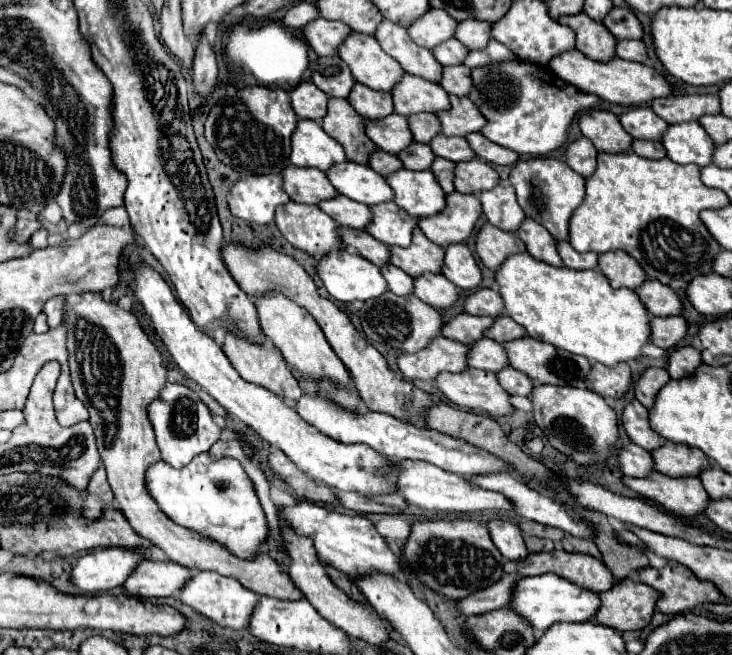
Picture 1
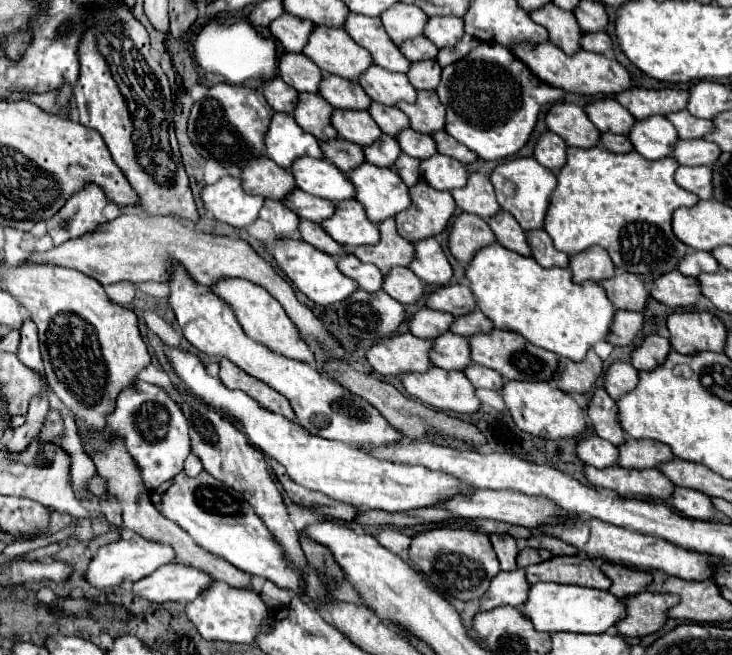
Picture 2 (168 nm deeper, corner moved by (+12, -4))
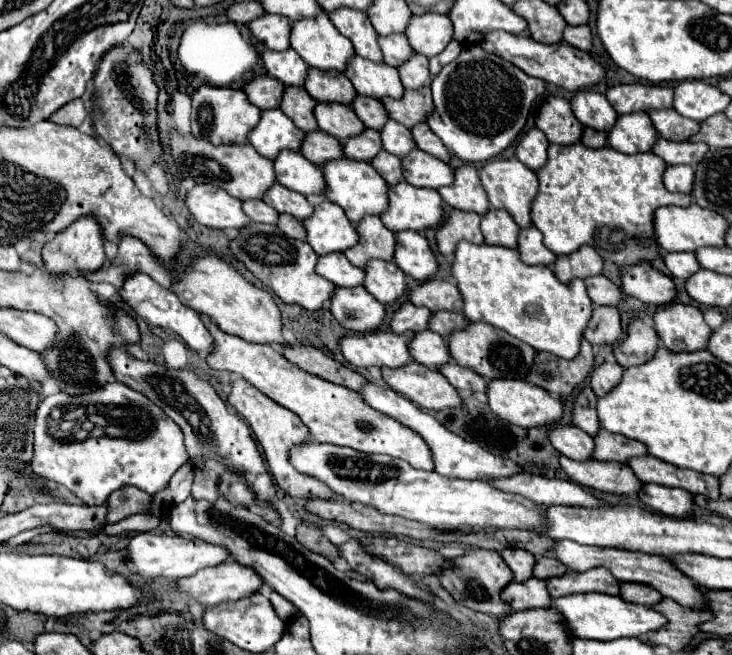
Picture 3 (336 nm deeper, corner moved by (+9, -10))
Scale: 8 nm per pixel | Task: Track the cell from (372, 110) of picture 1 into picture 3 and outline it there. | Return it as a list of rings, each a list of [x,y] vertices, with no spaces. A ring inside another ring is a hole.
[[[309,68],[303,88],[317,102],[351,104],[355,98],[355,88],[343,72],[323,72],[319,68]]]

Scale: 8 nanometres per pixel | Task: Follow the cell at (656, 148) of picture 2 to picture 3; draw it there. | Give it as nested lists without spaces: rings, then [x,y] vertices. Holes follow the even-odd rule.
[[[631,112],[627,116],[619,114],[613,128],[607,132],[609,146],[623,154],[651,152],[657,138],[657,130],[651,126],[649,116],[643,112]]]

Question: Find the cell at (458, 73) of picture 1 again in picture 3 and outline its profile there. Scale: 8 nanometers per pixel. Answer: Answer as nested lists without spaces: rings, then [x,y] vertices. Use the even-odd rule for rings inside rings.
[[[421,54],[411,56],[411,60],[407,60],[407,64],[401,64],[399,70],[399,78],[403,82],[405,88],[421,88],[431,84],[431,74],[427,68],[427,58]]]

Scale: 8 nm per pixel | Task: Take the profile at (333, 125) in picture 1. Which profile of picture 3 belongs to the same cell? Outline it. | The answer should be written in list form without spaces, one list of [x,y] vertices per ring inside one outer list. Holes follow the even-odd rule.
[[[285,86],[283,90],[283,100],[281,100],[281,110],[295,122],[297,128],[301,128],[303,132],[315,132],[317,122],[313,118],[313,108],[315,108],[315,100],[305,92],[305,88],[291,88]]]

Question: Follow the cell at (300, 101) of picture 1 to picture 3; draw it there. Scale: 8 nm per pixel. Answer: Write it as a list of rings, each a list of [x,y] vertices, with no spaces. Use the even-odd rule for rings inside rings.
[[[253,76],[245,86],[243,92],[247,94],[249,102],[261,110],[279,108],[283,96],[283,84],[273,76]]]

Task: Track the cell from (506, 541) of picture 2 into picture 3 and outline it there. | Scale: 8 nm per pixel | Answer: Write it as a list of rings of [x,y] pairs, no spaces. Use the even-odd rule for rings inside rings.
[[[505,548],[501,552],[503,560],[507,562],[507,566],[513,570],[515,574],[515,582],[525,582],[533,576],[533,566],[535,566],[535,556],[527,550],[519,550],[519,548]]]

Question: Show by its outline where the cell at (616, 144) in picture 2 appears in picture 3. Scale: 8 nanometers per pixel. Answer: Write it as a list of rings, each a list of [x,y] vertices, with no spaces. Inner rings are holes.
[[[585,128],[581,142],[585,146],[591,146],[591,148],[603,148],[603,146],[607,146],[607,134],[605,132],[595,132],[591,128]]]

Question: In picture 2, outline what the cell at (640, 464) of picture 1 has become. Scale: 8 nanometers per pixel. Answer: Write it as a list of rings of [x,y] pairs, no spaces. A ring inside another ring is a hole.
[[[586,436],[578,442],[578,456],[594,468],[612,468],[618,466],[616,458],[620,456],[620,452],[614,444],[604,442],[598,436],[590,436],[590,438]]]

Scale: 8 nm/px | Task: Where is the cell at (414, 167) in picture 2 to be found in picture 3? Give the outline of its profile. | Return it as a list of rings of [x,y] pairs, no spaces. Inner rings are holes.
[[[383,150],[383,152],[379,152],[379,156],[375,156],[371,160],[371,166],[383,176],[383,180],[387,180],[387,184],[397,184],[403,180],[399,156],[393,156],[393,154]]]

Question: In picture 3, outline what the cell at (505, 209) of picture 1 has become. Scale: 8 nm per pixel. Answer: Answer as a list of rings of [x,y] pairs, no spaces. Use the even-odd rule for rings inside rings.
[[[459,166],[453,170],[453,176],[455,180],[451,186],[439,188],[441,198],[457,210],[485,214],[489,208],[489,200],[479,182],[477,170],[473,166]]]

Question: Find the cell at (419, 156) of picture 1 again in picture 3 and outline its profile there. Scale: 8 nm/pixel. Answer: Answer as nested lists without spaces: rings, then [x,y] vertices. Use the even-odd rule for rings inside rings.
[[[367,128],[359,136],[351,136],[347,140],[341,140],[341,146],[343,146],[343,154],[347,158],[369,162],[371,156],[375,156],[381,150],[381,138],[379,138],[377,130]]]

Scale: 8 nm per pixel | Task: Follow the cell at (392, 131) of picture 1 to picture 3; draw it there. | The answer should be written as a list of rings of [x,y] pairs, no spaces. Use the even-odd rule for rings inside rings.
[[[319,102],[315,106],[315,120],[319,130],[335,136],[337,140],[357,136],[365,130],[361,120],[357,120],[355,112],[347,104],[323,104]]]

